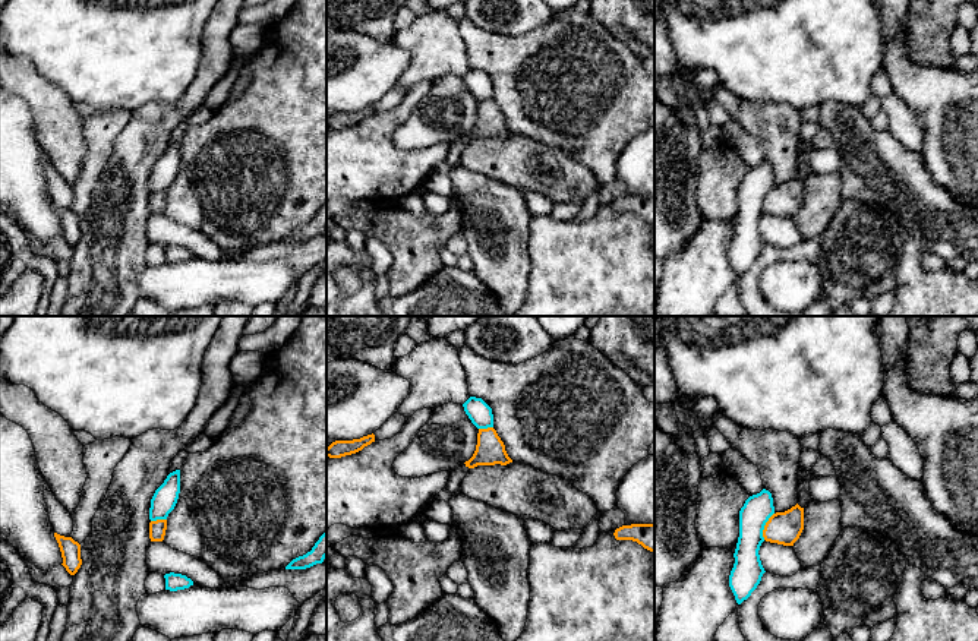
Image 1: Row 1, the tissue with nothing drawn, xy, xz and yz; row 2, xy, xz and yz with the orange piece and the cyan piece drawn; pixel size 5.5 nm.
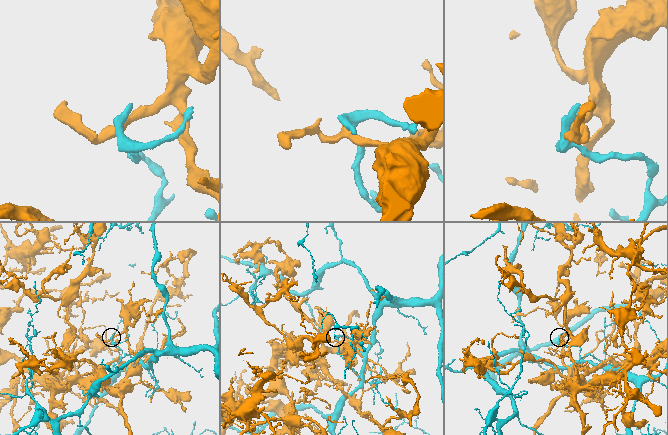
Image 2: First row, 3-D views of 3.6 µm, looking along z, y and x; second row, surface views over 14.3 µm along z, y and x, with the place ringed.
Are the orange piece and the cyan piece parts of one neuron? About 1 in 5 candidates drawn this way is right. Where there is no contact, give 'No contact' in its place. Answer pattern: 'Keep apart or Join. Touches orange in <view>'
Keep apart. Touches orange in yz

